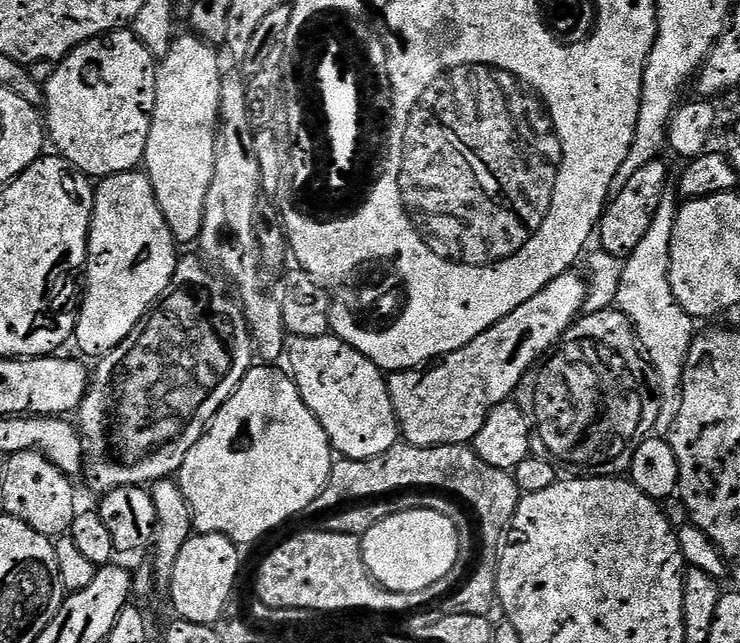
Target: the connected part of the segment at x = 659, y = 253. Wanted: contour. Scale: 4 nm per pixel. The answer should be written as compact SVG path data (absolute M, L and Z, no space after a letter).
M672 190L665 192L658 214L654 214L654 222L650 222L650 230L646 230L642 242L638 242L634 254L623 261L622 286L618 286L615 302L615 307L624 312L632 323L636 339L656 372L660 395L665 401L677 399L694 335L694 317L680 305L678 298L674 298L674 290L670 286L670 246L677 207L677 193Z

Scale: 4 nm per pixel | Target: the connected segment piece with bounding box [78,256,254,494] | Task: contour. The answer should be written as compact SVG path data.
M192 256L186 257L185 260L184 257L177 259L176 269L170 278L170 286L166 286L166 290L162 290L162 294L156 299L151 310L141 318L138 326L134 326L134 330L130 330L128 337L117 348L107 352L97 363L100 365L96 369L94 367L91 369L88 389L78 409L78 417L80 416L78 431L84 451L82 476L88 479L89 486L96 491L96 494L103 494L122 486L151 486L157 480L175 477L180 471L186 454L190 454L194 442L198 442L198 438L202 438L202 434L208 429L208 423L218 414L218 410L230 398L230 394L234 394L238 382L242 382L242 378L248 373L249 368L253 367L254 341L252 333L248 330L248 320L239 303L233 297L232 300L228 297L229 289L226 287L225 281L223 279L216 280L217 273L203 259L200 260L195 260Z

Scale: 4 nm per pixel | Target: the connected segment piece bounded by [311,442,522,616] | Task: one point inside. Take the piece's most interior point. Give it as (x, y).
(493, 494)

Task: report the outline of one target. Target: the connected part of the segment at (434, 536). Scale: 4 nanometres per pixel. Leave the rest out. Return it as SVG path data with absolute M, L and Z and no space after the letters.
M406 510L382 518L360 541L368 574L392 592L421 592L444 580L460 559L458 530L450 518L434 510Z

